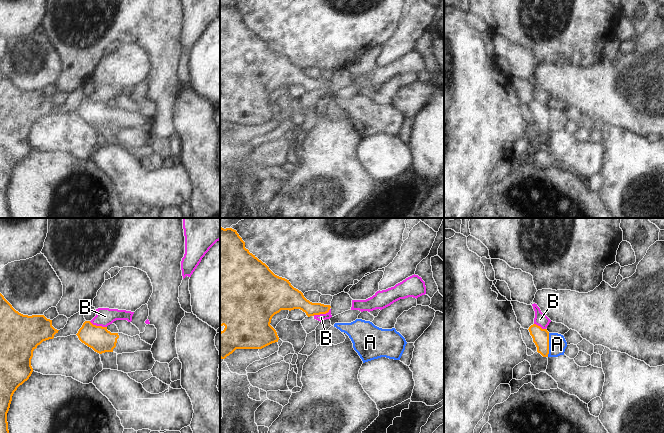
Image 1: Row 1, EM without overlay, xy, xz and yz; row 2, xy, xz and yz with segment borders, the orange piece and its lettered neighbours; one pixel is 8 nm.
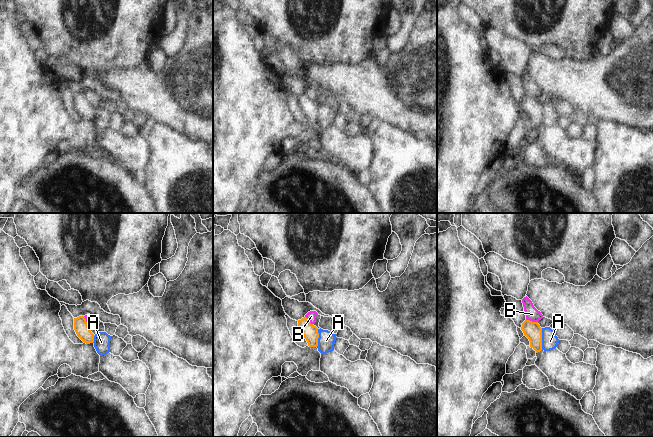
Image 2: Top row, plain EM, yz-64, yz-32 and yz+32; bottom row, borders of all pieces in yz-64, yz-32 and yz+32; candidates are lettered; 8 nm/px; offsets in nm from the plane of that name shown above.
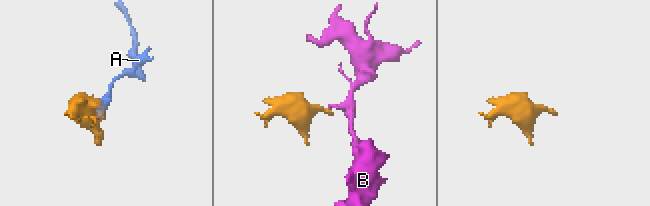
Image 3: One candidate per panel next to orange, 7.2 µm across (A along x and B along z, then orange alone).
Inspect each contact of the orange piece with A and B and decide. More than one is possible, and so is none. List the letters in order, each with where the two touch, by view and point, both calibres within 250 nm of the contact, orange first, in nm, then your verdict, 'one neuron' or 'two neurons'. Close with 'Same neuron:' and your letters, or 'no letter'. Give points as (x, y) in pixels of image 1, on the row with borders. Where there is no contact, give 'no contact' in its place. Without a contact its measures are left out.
A: yz (548, 345) | 130/140 nm | two neurons
B: xz (321, 313) | 160/60 nm | two neurons
Same neuron: no letter

